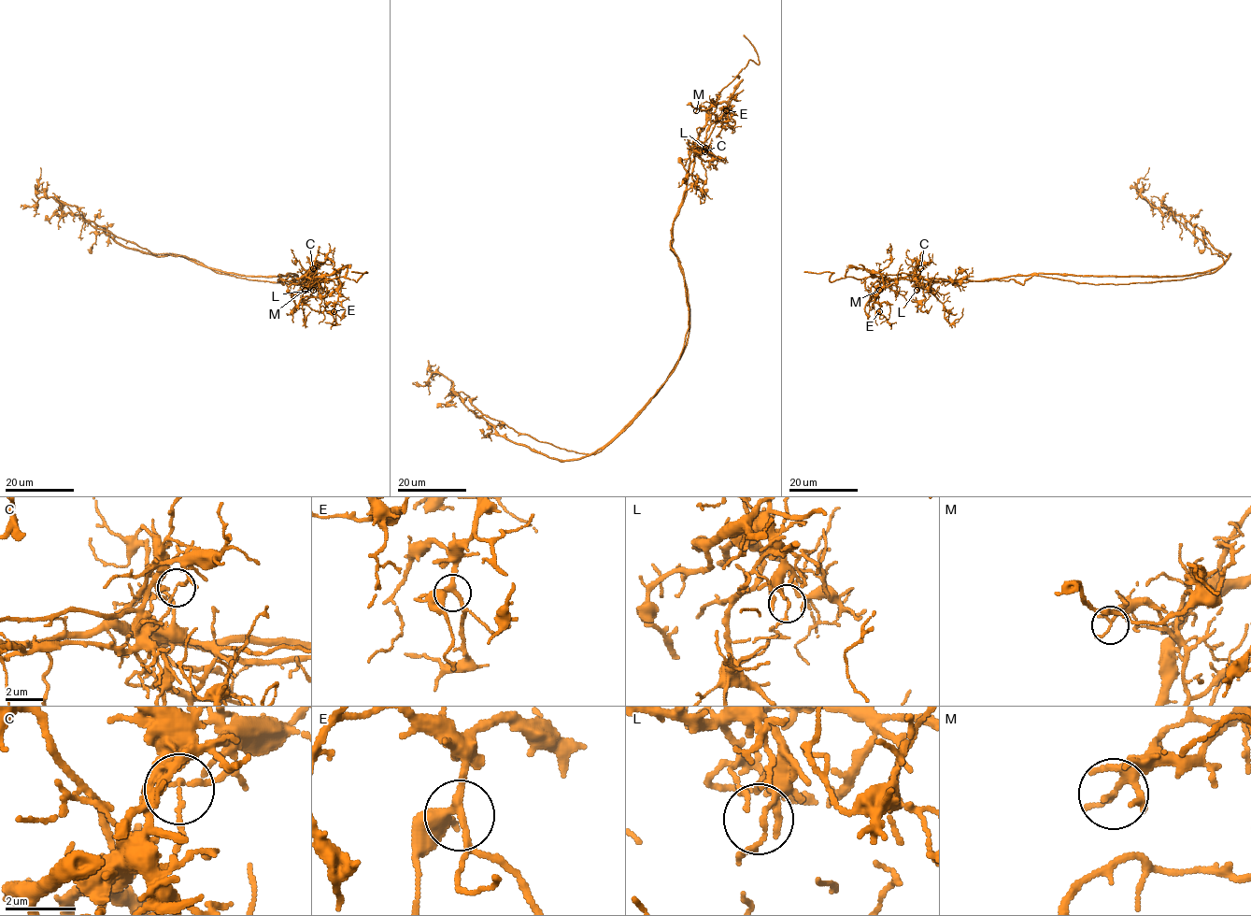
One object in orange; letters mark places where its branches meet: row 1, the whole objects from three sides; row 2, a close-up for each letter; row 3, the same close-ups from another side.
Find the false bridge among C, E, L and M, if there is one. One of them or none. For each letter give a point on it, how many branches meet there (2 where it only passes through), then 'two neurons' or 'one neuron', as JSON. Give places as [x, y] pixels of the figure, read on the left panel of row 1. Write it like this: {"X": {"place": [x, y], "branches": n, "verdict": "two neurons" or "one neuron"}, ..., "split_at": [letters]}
{"C": {"place": [313, 268], "branches": 3, "verdict": "two neurons"}, "E": {"place": [334, 311], "branches": 3, "verdict": "one neuron"}, "L": {"place": [313, 290], "branches": 3, "verdict": "one neuron"}, "M": {"place": [305, 290], "branches": 3, "verdict": "one neuron"}, "split_at": ["C"]}

